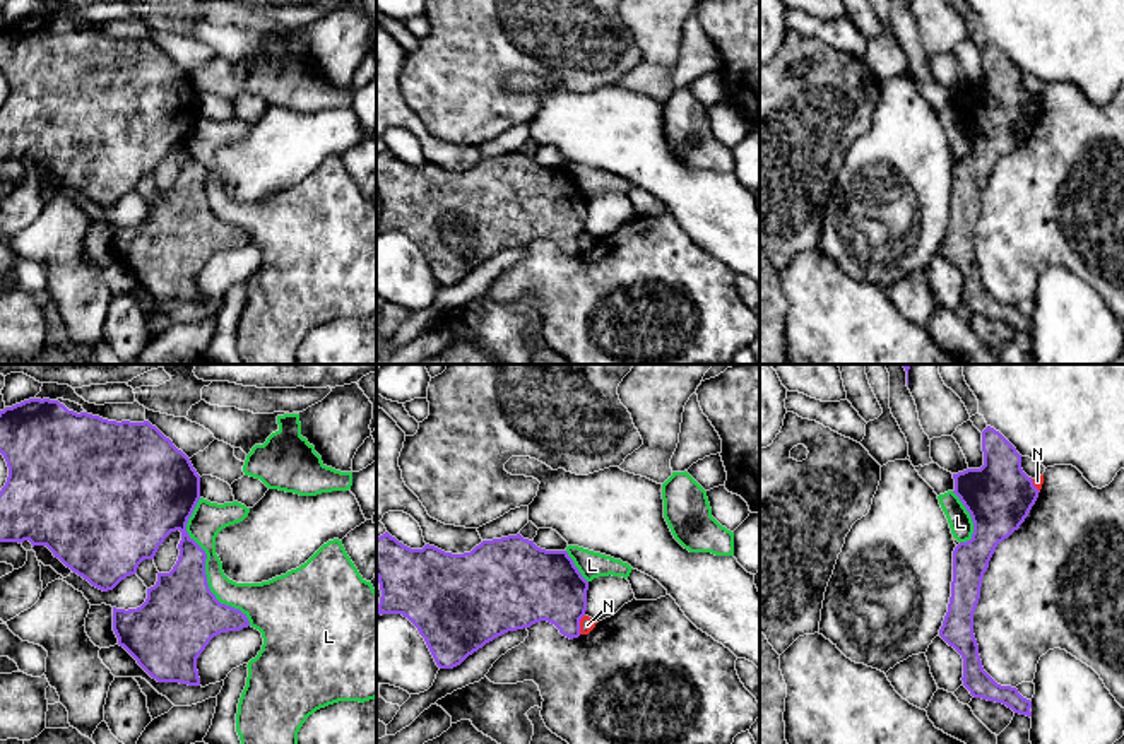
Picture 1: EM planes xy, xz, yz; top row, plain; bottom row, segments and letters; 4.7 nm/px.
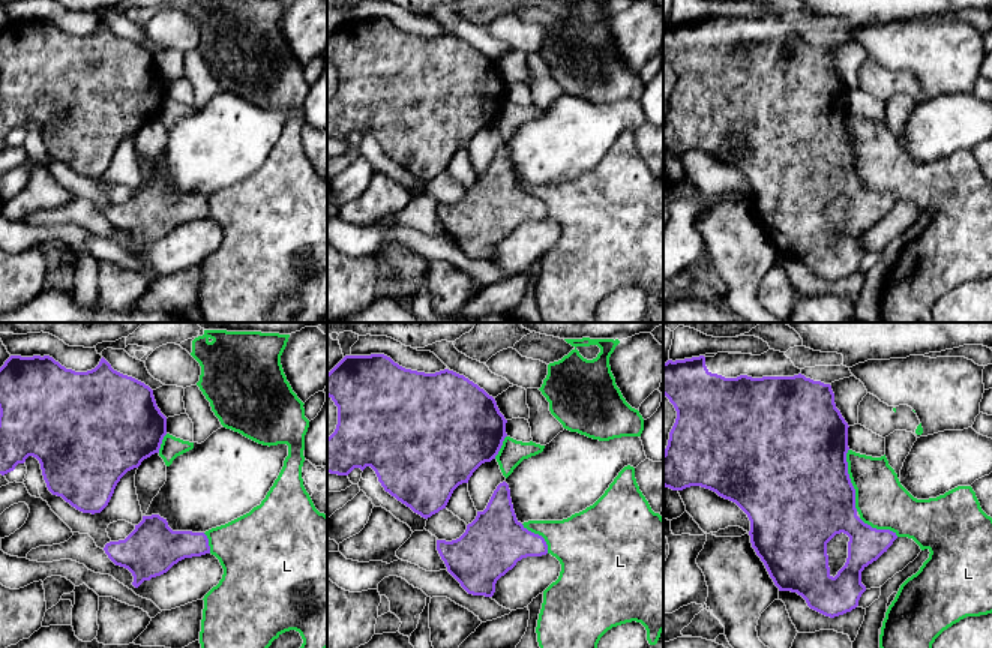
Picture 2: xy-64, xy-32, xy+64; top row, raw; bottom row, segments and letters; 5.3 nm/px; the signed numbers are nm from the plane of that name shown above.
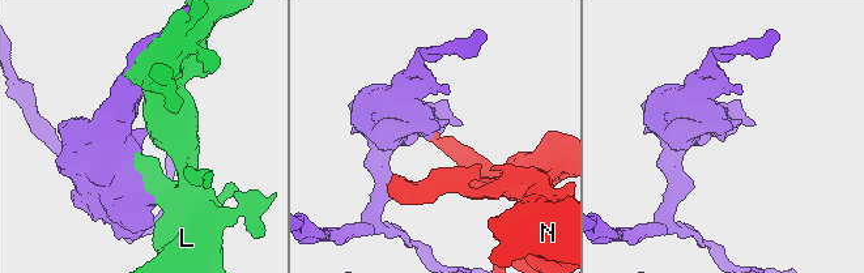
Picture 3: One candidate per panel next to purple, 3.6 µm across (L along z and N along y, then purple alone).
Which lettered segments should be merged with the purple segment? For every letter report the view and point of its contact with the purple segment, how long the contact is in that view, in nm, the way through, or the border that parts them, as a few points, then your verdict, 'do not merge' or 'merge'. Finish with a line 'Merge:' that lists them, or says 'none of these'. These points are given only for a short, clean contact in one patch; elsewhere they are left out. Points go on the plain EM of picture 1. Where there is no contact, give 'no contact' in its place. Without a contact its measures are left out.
L: xy (204, 183) | 650 nm | do not merge
N: xz (579, 242) | 100 nm | along xz (584, 231), (579, 250) | do not merge
Merge: none of these

